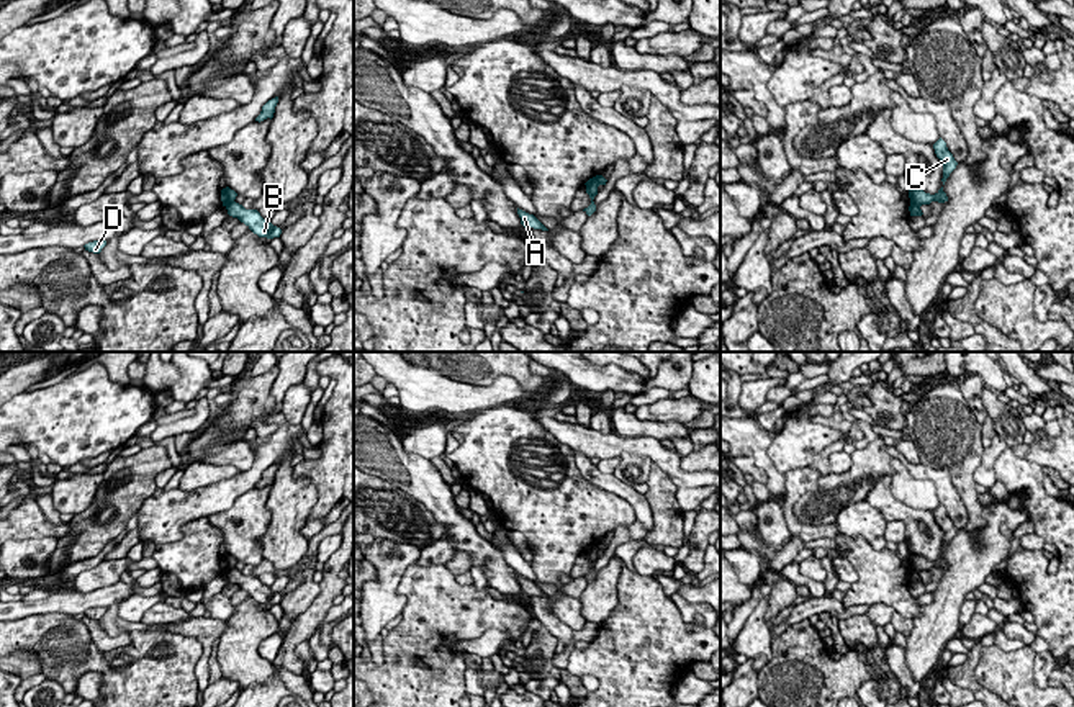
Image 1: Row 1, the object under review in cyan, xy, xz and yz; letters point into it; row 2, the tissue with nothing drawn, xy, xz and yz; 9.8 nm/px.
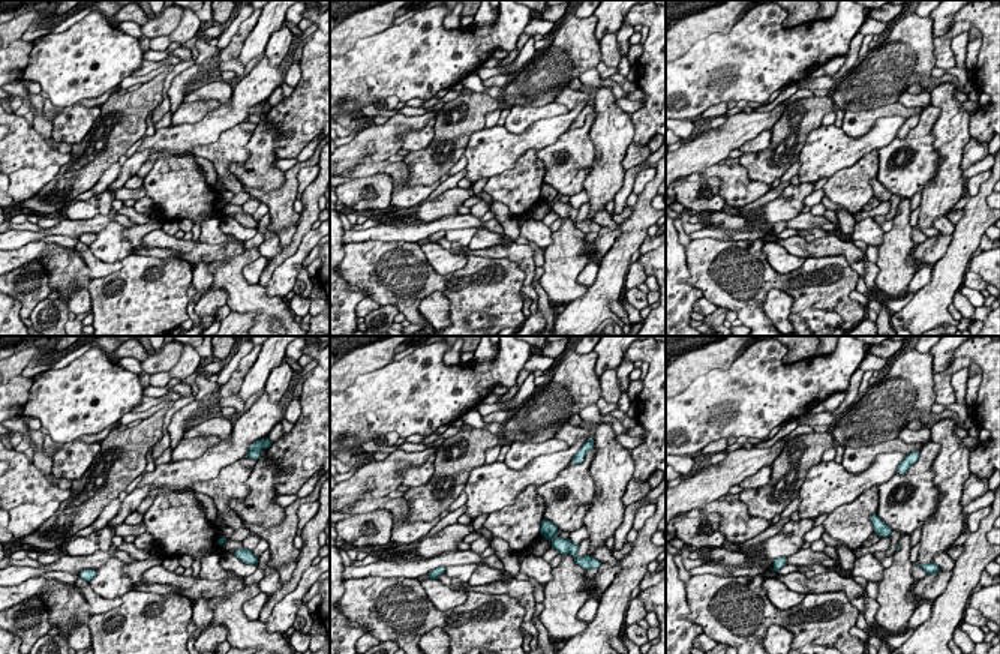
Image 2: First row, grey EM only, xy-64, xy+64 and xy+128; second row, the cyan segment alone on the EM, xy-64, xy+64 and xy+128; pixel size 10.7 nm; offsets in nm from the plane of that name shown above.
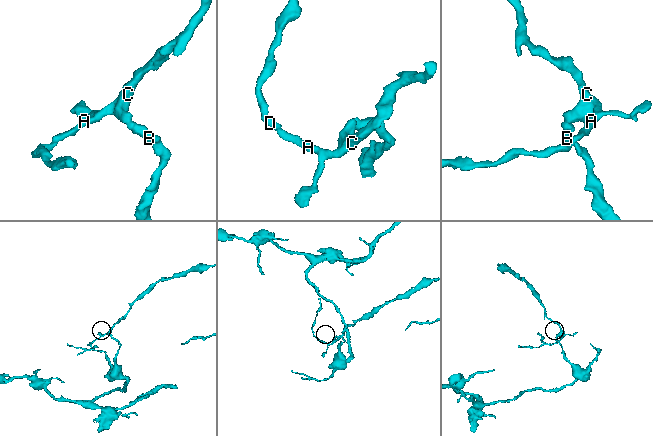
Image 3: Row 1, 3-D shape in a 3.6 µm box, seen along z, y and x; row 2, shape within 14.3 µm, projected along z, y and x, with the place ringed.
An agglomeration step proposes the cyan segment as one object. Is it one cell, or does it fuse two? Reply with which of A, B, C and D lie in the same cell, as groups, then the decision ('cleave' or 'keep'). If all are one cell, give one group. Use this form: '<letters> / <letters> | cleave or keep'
A C D / B | cleave

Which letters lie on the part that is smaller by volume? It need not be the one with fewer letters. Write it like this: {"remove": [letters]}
{"remove": ["A", "C", "D"]}

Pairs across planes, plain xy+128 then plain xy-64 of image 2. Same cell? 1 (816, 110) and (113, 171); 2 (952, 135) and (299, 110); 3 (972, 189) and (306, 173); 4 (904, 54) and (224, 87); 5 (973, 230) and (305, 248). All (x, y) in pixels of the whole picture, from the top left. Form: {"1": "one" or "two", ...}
{"1": "two", "2": "two", "3": "one", "4": "two", "5": "two"}

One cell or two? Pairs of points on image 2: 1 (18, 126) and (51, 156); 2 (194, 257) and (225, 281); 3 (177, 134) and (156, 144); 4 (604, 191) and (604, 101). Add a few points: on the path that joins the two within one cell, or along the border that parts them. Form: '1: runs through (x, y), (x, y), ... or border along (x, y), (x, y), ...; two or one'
1: runs through (26, 135), (42, 152); one
2: border along (242, 251), (209, 264); two
3: runs through (173, 138), (161, 141); one
4: runs through (607, 168), (607, 123); one

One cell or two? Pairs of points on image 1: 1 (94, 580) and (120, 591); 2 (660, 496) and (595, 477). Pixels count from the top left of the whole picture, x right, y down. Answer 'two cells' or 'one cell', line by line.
1: two cells
2: two cells

